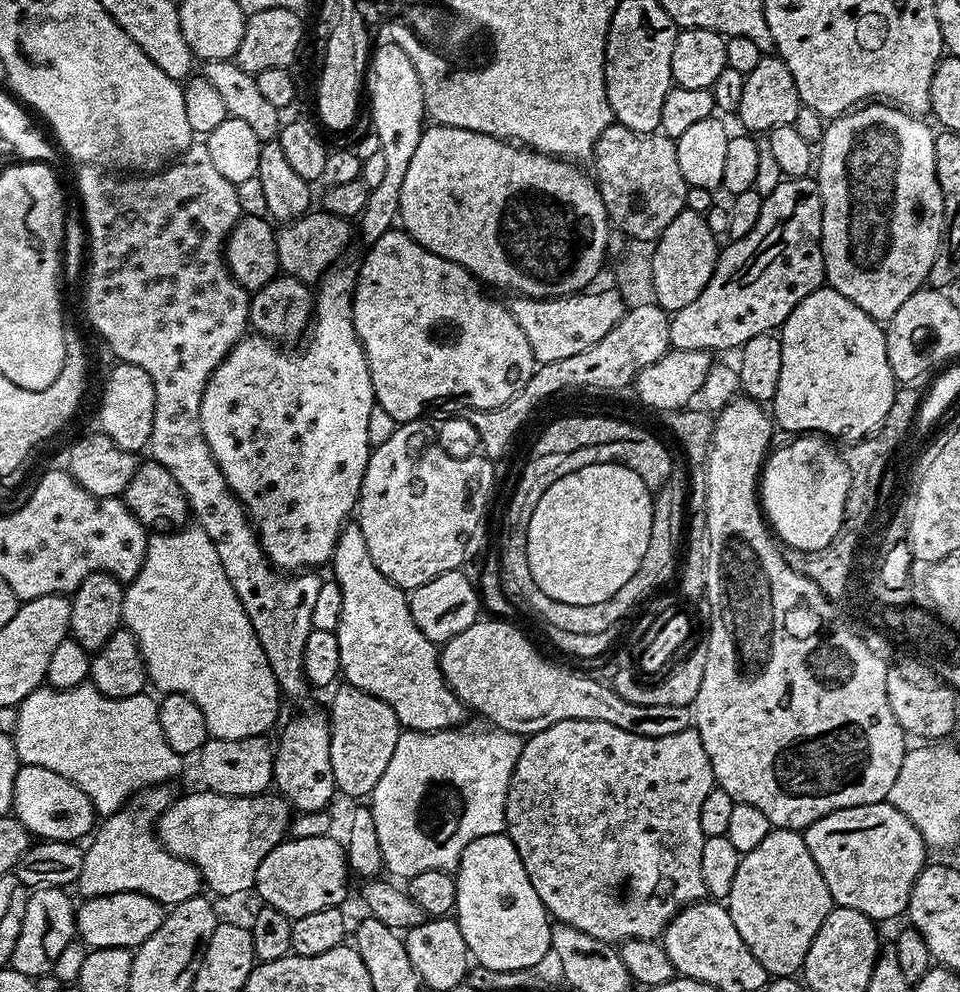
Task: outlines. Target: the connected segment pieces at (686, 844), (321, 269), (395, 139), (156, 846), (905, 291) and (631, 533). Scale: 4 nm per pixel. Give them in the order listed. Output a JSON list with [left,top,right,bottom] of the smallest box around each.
[[504,722,714,942],[276,210,354,286],[358,42,426,242],[78,786,205,906],[814,102,944,322],[528,464,653,606]]

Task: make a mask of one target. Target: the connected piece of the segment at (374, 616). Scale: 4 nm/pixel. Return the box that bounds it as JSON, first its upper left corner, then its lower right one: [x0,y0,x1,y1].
[331,522,466,732]

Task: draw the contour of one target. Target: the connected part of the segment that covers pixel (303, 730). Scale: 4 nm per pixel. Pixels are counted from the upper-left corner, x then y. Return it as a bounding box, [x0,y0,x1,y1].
[272,711,338,813]

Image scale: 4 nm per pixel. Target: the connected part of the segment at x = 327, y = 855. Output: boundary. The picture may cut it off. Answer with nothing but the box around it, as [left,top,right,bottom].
[254,835,348,920]

